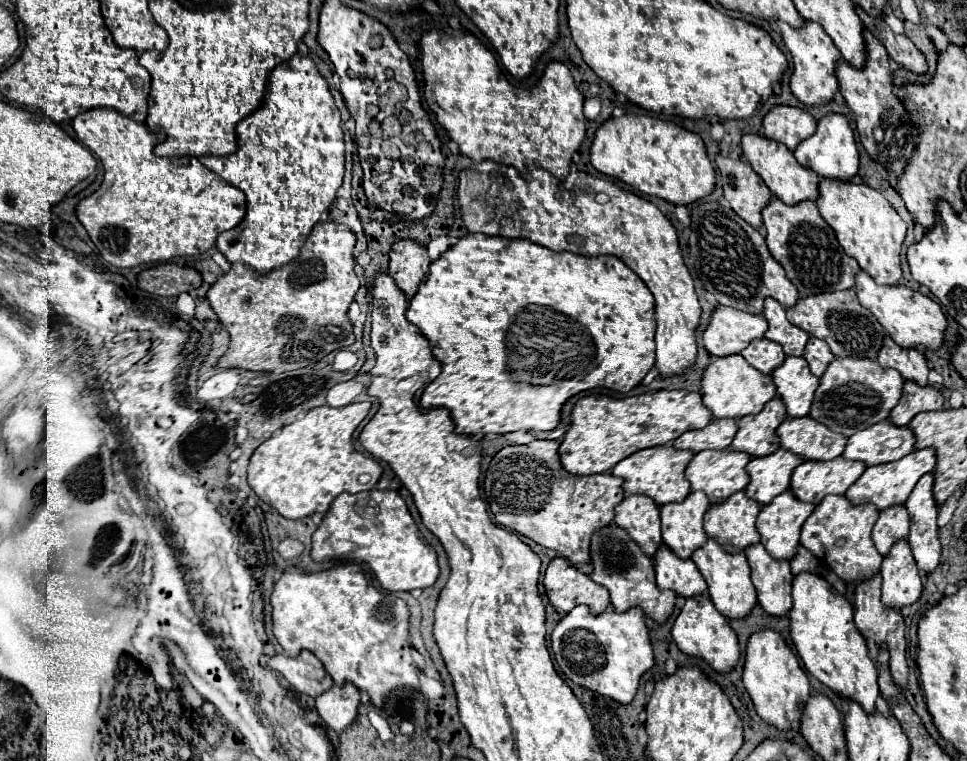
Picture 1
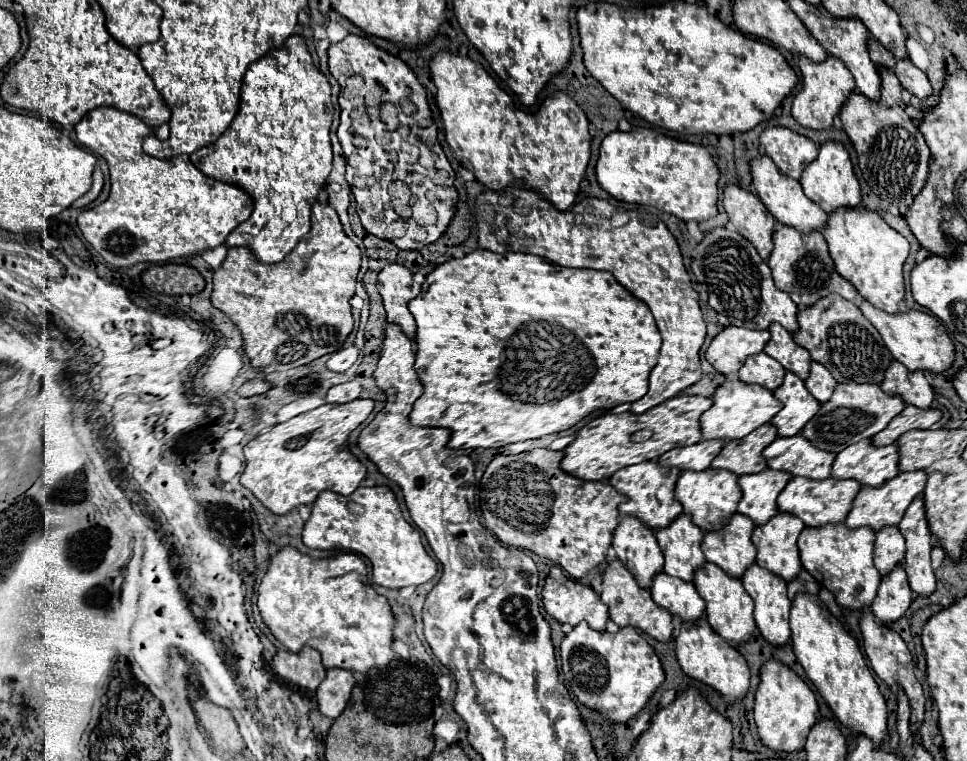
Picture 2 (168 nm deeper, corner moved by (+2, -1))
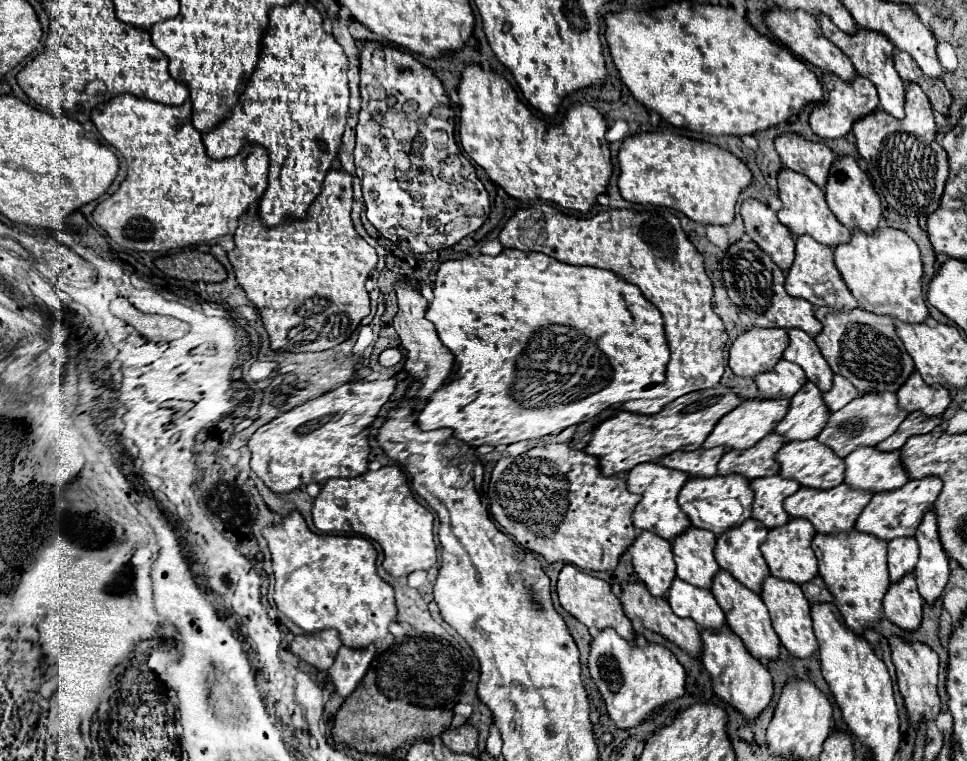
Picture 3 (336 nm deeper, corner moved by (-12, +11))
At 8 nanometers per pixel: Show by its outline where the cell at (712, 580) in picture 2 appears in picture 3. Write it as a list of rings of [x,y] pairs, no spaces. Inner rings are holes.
[[[718,570],[718,574],[714,576],[710,590],[726,614],[726,624],[732,628],[732,632],[736,632],[742,638],[748,652],[752,652],[752,656],[756,656],[762,662],[778,658],[780,640],[772,628],[770,614],[766,610],[766,604],[760,598],[760,594],[752,592],[750,588],[744,588],[742,584],[738,584],[738,580],[730,572],[722,572],[722,570]]]

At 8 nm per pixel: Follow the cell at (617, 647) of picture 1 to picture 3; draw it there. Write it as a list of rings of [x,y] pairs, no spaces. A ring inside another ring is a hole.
[[[612,628],[600,630],[590,642],[588,670],[598,686],[606,710],[618,728],[634,728],[646,718],[654,716],[666,702],[672,702],[684,694],[686,672],[676,656],[660,644],[630,644],[618,636]]]

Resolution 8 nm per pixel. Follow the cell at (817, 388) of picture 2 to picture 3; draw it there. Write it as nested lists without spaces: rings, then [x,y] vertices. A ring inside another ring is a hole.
[[[834,374],[832,388],[824,394],[824,402],[830,408],[830,412],[836,412],[856,396],[858,396],[858,390],[852,386],[852,382],[844,380],[844,376],[840,376],[840,374]]]

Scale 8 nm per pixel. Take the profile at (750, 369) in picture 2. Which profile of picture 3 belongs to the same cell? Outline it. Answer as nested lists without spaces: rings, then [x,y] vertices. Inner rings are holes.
[[[782,358],[772,372],[762,372],[754,380],[758,384],[762,398],[774,398],[774,396],[792,398],[806,382],[806,376],[798,364],[792,364]]]

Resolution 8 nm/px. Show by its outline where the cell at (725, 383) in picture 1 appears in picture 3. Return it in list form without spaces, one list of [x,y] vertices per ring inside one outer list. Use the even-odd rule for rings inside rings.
[[[746,398],[742,400],[740,406],[736,406],[732,412],[722,416],[712,430],[712,434],[706,438],[704,448],[712,446],[726,446],[726,448],[736,448],[736,450],[746,450],[754,446],[760,438],[770,434],[776,424],[782,420],[782,416],[788,412],[788,398]]]

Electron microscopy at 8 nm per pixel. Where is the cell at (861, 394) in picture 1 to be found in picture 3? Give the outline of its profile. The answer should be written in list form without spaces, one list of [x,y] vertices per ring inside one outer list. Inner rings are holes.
[[[866,392],[866,394],[856,396],[838,412],[832,412],[828,418],[828,424],[824,426],[824,430],[820,432],[816,440],[832,448],[840,458],[846,458],[854,448],[876,446],[878,442],[894,434],[906,416],[908,414],[902,412],[898,406],[896,392]]]

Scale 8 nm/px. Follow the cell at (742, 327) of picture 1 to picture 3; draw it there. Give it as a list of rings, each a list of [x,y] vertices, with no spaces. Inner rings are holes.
[[[750,328],[740,334],[728,354],[728,366],[738,376],[754,378],[760,372],[772,370],[788,346],[784,328]]]

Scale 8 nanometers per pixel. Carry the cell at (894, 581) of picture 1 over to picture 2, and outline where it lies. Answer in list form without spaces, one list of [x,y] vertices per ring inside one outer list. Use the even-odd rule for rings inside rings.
[[[898,566],[894,568],[894,572],[890,572],[890,576],[882,578],[878,596],[874,598],[870,610],[884,624],[896,622],[900,616],[906,614],[912,604],[912,598],[914,594],[906,584],[906,572],[902,566]]]

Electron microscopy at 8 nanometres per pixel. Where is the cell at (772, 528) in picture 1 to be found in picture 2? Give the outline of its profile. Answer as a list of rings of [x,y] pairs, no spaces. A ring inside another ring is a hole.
[[[778,512],[778,516],[770,520],[770,524],[754,528],[752,542],[758,550],[756,564],[780,576],[784,582],[792,582],[802,570],[796,546],[796,540],[802,530],[804,530],[802,520],[786,512]]]

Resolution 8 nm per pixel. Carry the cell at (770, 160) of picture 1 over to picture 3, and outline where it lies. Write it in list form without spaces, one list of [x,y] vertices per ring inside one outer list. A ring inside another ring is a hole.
[[[782,168],[778,174],[778,196],[782,200],[782,208],[778,212],[778,218],[782,224],[786,224],[792,230],[792,234],[796,234],[796,236],[810,234],[814,240],[828,244],[828,246],[838,246],[838,244],[850,240],[848,228],[844,228],[844,224],[840,224],[832,216],[832,210],[828,208],[828,204],[824,200],[822,188],[808,182],[806,176],[800,176],[798,172]]]

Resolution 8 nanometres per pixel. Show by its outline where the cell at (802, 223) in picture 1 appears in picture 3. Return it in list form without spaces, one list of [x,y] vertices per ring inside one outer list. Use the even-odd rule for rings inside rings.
[[[798,236],[796,238],[796,258],[792,262],[792,268],[786,272],[784,286],[790,296],[804,298],[804,300],[812,302],[814,306],[828,304],[824,300],[824,296],[830,292],[830,294],[834,294],[834,300],[830,302],[832,308],[836,308],[836,310],[856,308],[856,298],[852,296],[852,292],[848,292],[848,286],[844,284],[844,280],[834,264],[834,248],[828,248],[826,244],[812,240],[812,236]]]

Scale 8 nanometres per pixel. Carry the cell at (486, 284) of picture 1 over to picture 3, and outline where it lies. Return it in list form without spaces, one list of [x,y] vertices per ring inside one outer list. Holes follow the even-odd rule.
[[[502,250],[498,256],[466,256],[456,260],[446,260],[440,264],[440,270],[434,280],[434,300],[428,304],[426,318],[436,326],[436,332],[442,340],[442,344],[454,354],[454,370],[452,380],[432,396],[432,400],[422,408],[418,414],[418,426],[422,430],[434,430],[434,428],[452,428],[454,436],[462,442],[468,442],[470,446],[478,448],[482,444],[512,444],[520,440],[532,440],[546,434],[558,434],[568,426],[580,424],[590,420],[592,416],[600,414],[612,404],[622,404],[626,400],[636,400],[653,396],[649,389],[664,383],[666,364],[670,360],[668,352],[668,340],[664,336],[664,318],[660,316],[660,310],[650,304],[642,292],[628,284],[624,278],[616,276],[616,272],[608,272],[602,268],[592,266],[574,266],[574,264],[560,264],[560,260],[552,260],[552,256],[544,256],[544,252],[520,252],[520,250]]]

